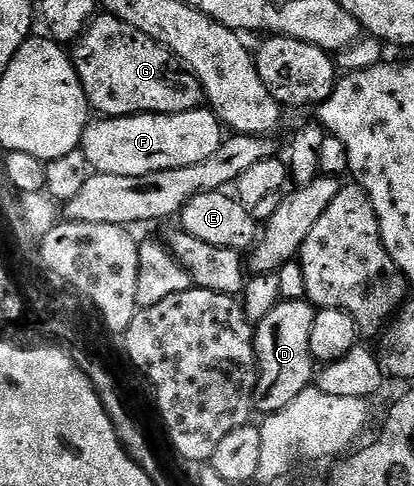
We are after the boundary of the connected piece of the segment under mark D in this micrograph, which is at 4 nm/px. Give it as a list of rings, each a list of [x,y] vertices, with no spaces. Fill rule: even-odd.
[[[279,301],[262,321],[257,322],[254,331],[254,353],[258,357],[252,405],[259,414],[275,413],[300,391],[311,388],[316,377],[316,362],[312,353],[312,323],[315,306],[309,301]]]

